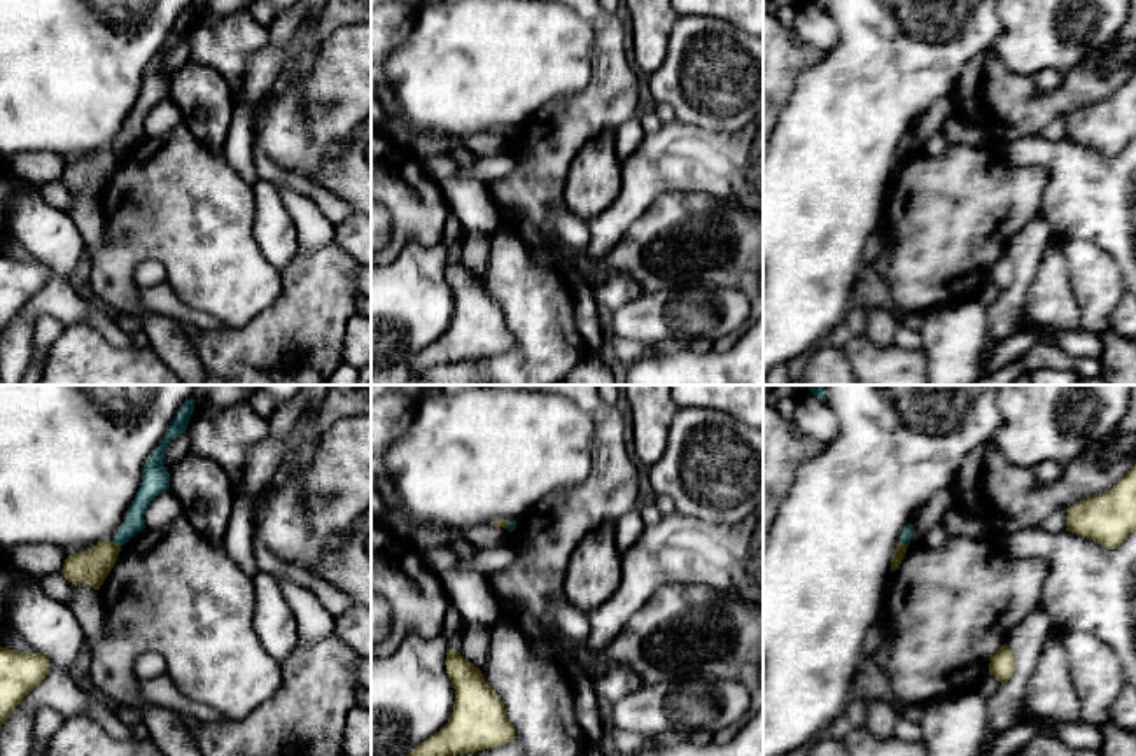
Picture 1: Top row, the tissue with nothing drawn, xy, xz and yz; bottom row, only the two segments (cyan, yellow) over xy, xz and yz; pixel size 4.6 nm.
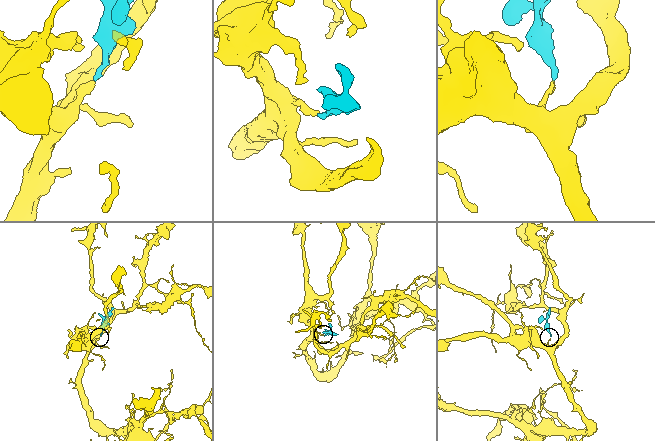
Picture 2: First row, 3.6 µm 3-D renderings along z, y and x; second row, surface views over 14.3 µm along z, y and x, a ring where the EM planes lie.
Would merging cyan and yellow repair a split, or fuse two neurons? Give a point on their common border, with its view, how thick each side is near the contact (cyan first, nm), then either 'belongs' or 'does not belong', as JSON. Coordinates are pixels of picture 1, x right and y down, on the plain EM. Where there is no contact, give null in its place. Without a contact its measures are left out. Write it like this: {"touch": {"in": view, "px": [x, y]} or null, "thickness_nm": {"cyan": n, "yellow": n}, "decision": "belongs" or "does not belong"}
{"touch": {"in": "yz", "px": [904, 151]}, "thickness_nm": {"cyan": 50, "yellow": 50}, "decision": "does not belong"}

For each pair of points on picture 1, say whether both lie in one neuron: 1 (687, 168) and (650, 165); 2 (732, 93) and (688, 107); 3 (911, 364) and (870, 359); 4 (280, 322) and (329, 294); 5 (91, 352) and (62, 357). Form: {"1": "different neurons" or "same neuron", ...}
{"1": "same neuron", "2": "same neuron", "3": "same neuron", "4": "same neuron", "5": "same neuron"}

